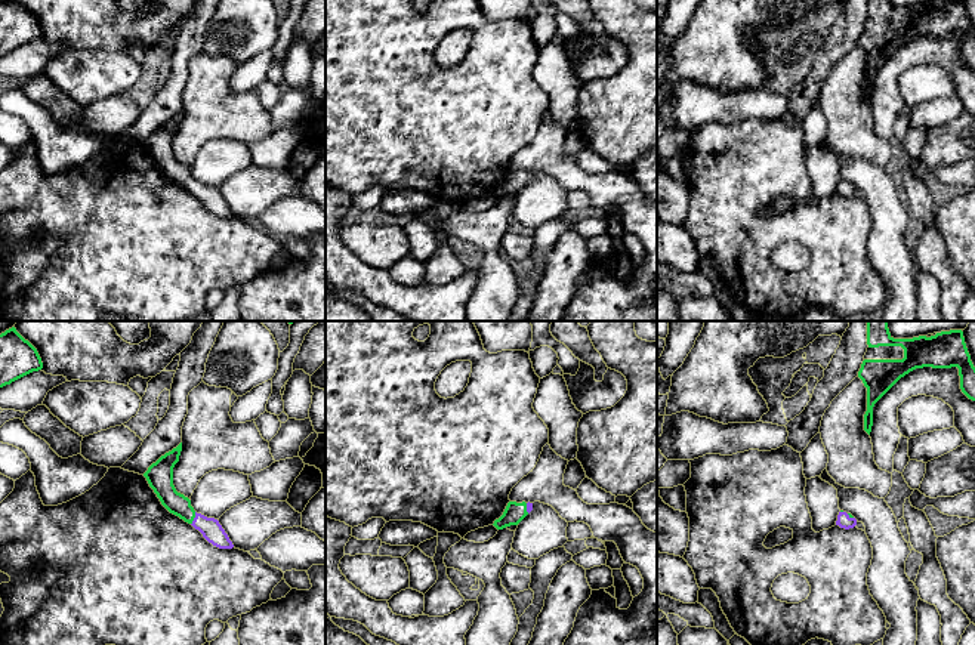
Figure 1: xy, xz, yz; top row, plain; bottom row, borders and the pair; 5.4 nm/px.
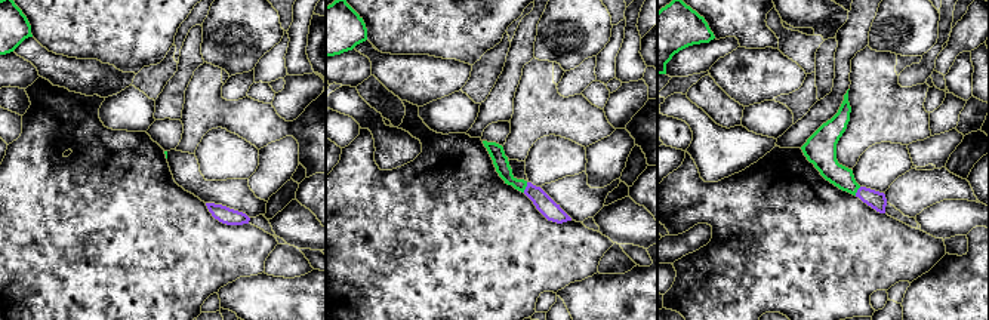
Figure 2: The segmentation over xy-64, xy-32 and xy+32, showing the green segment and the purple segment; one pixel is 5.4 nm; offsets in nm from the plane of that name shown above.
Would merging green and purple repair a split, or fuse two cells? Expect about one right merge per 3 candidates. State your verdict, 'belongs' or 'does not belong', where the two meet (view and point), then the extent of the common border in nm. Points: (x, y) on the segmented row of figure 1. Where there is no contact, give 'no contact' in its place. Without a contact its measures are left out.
belongs | xy (194, 517) | 80 nm

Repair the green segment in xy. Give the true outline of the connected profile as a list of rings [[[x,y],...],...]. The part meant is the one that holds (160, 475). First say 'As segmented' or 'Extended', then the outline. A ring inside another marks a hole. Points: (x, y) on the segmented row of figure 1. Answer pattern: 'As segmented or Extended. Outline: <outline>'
Extended. Outline: [[[182,442],[172,451],[161,456],[144,473],[161,504],[173,515],[198,530],[203,537],[219,549],[232,549],[234,544],[217,519],[197,513],[191,500],[178,493],[173,485],[173,467],[179,462]]]

